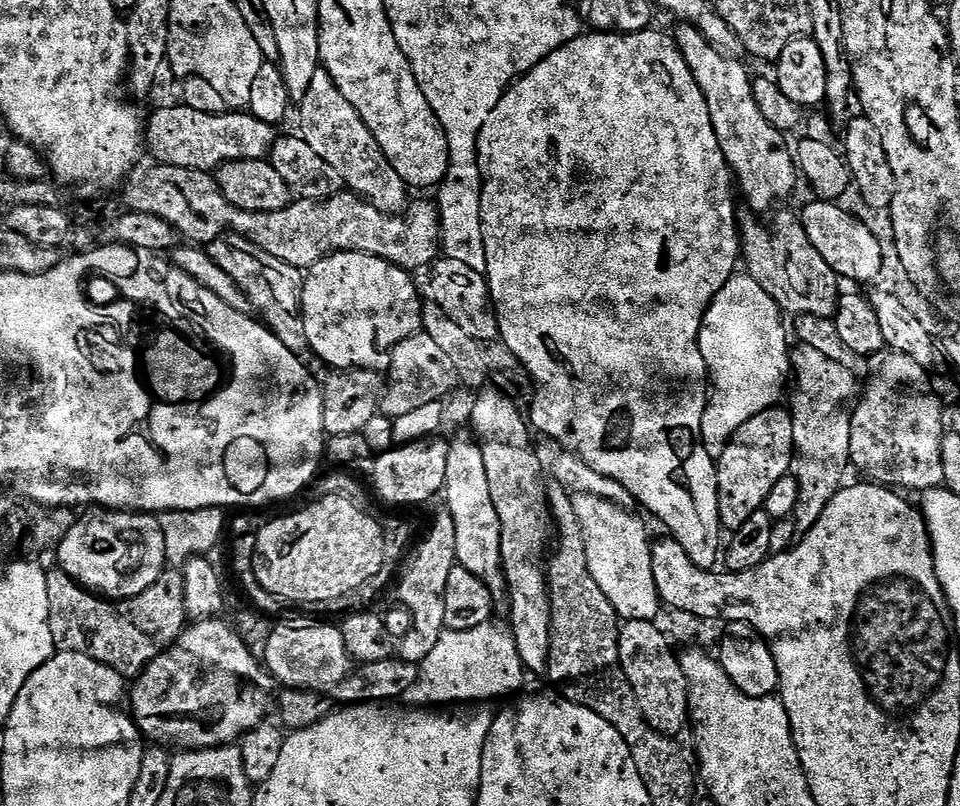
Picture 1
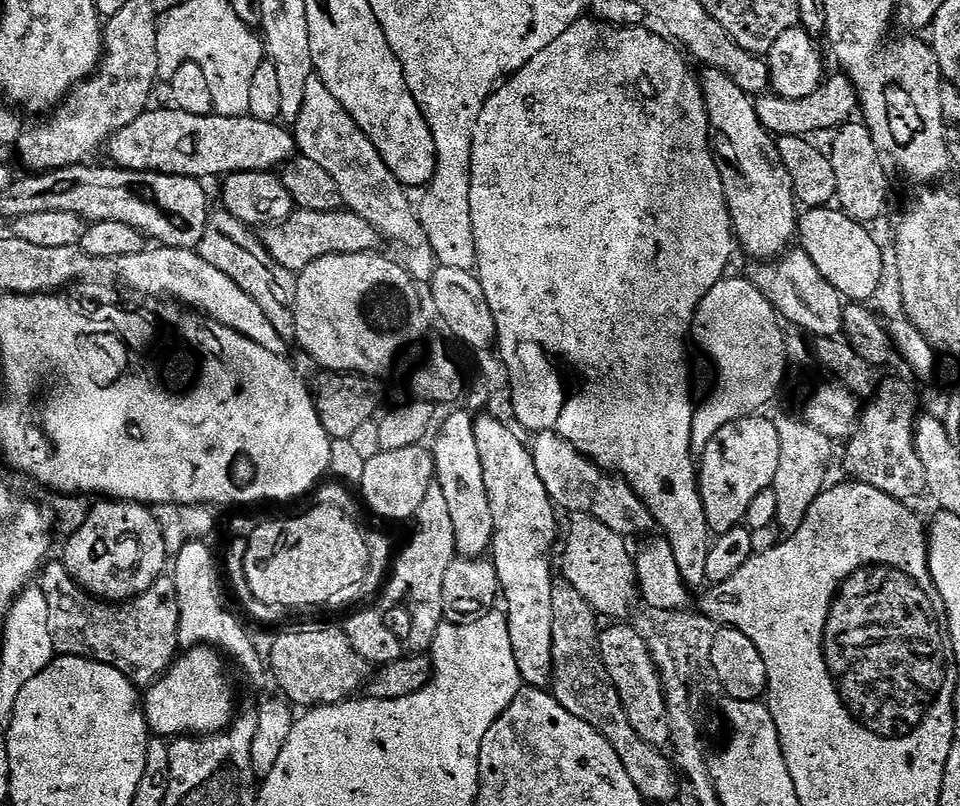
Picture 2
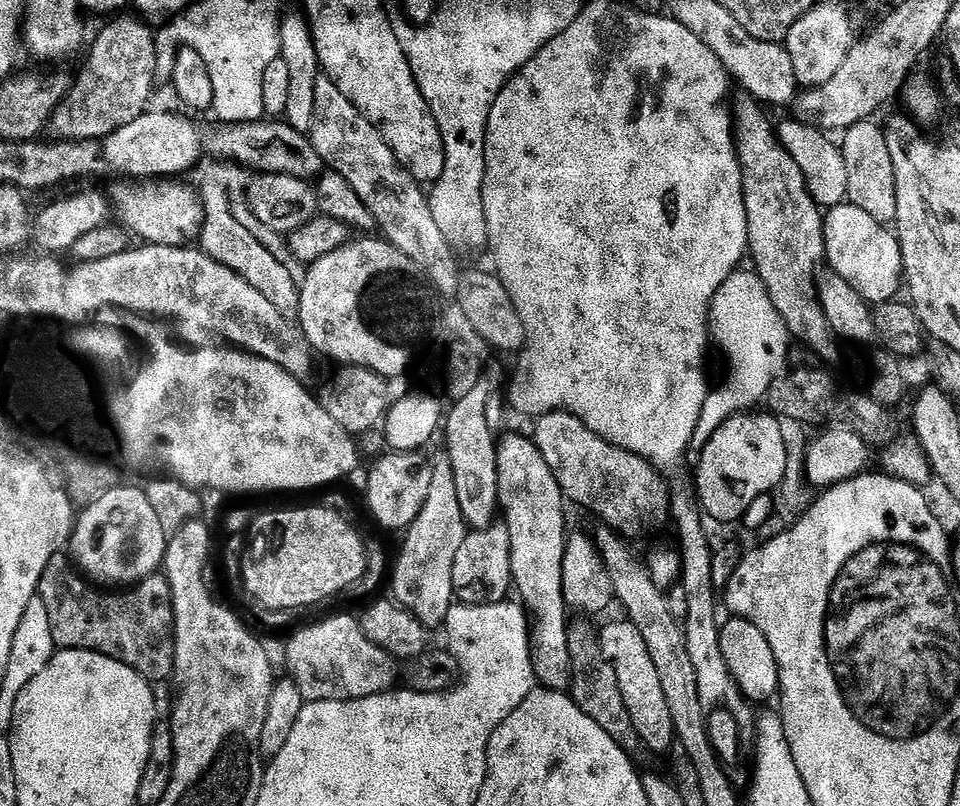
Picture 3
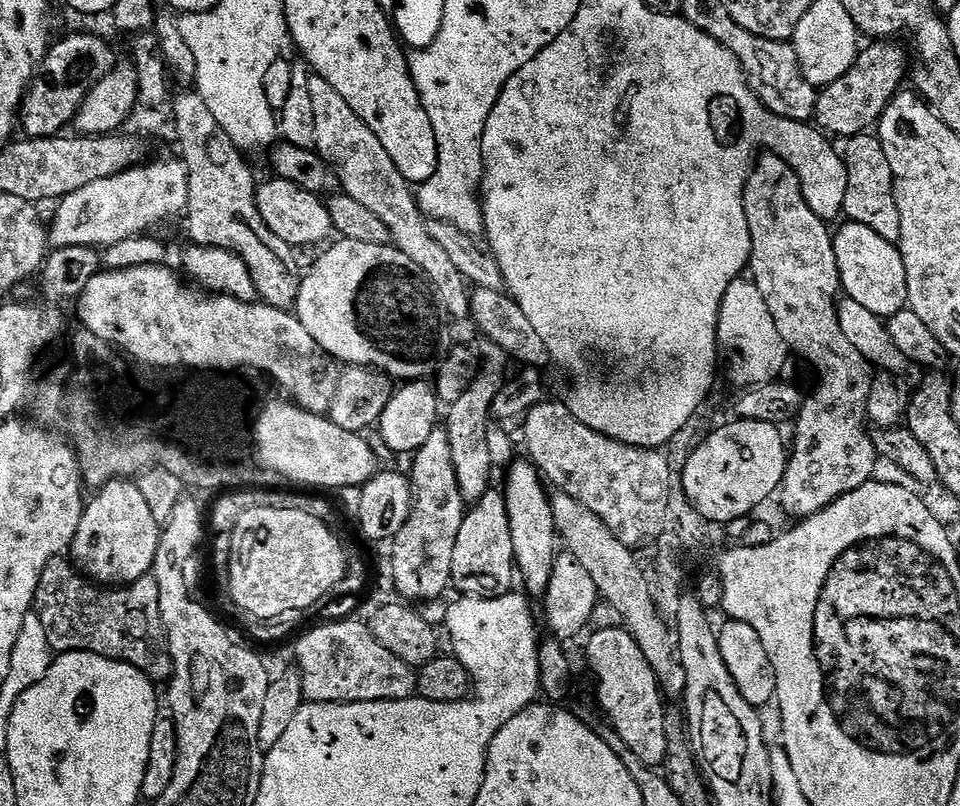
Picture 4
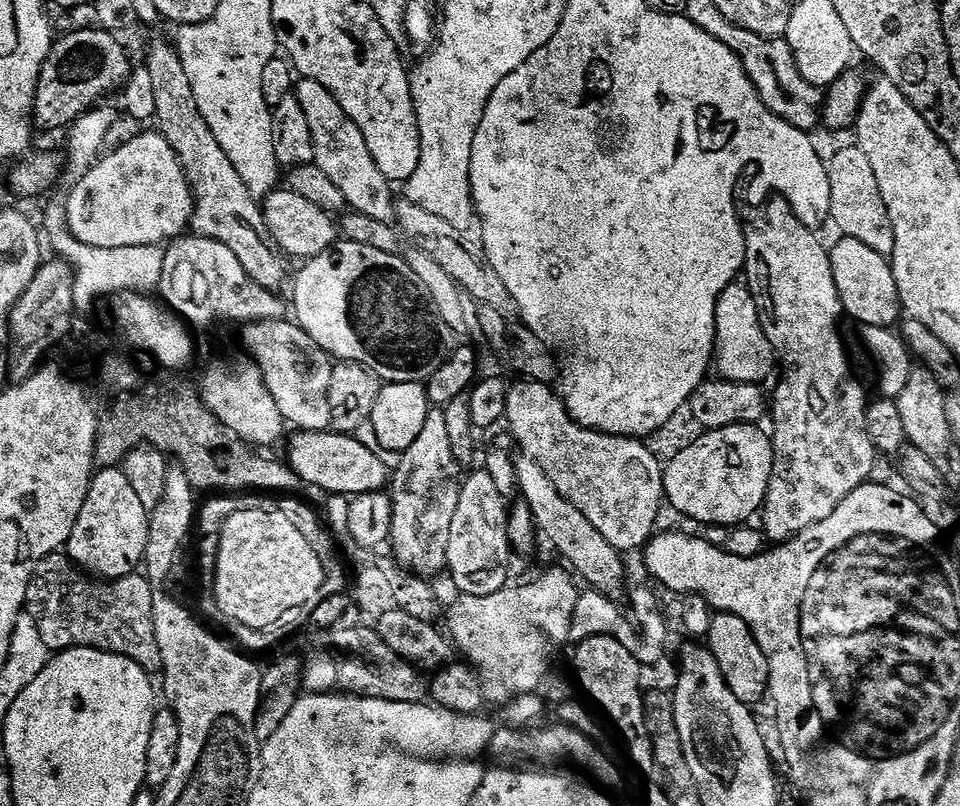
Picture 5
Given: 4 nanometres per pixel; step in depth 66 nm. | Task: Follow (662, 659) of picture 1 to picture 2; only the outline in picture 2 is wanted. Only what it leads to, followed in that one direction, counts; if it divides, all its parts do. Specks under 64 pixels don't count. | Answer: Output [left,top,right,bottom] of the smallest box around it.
[598,622,669,748]

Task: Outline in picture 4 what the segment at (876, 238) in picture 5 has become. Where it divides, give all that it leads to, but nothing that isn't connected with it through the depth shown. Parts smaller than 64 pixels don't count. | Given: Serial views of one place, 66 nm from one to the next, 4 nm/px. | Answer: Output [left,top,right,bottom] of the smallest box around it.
[842,134,900,241]

